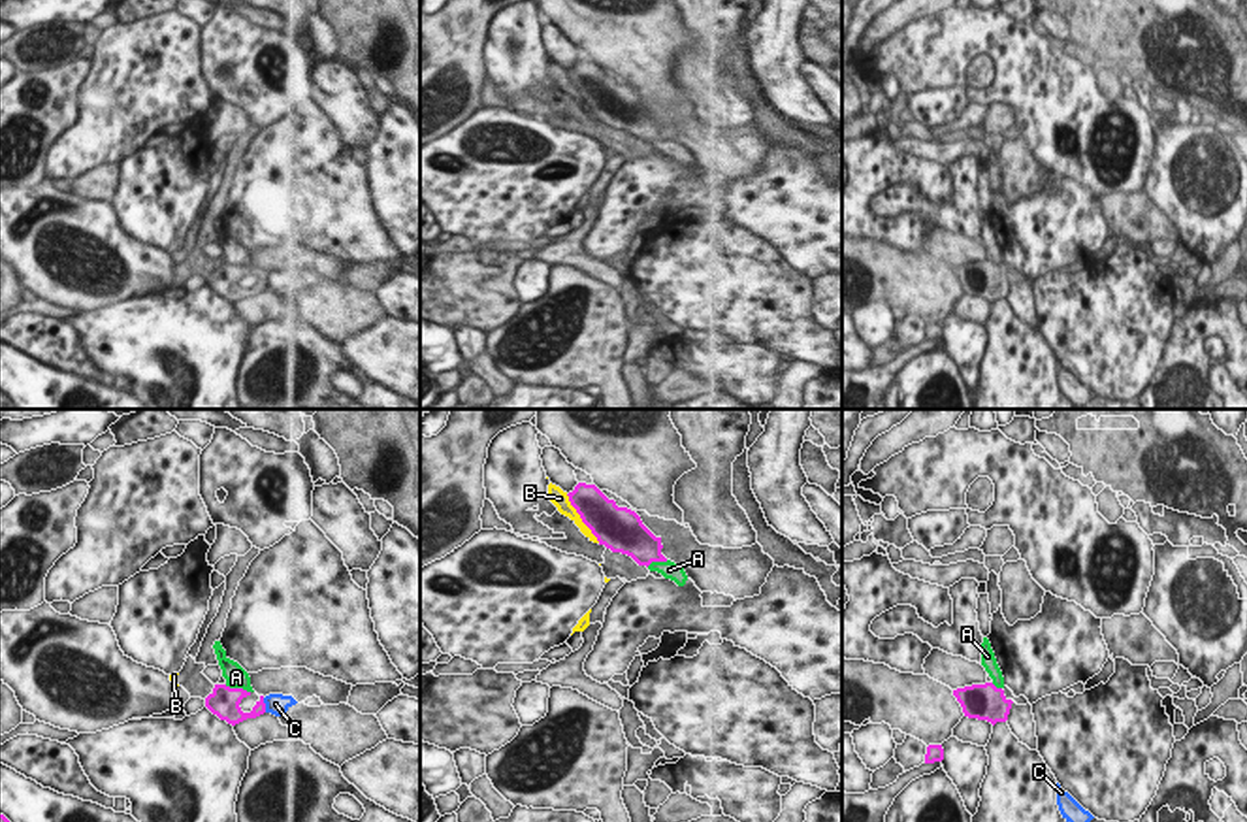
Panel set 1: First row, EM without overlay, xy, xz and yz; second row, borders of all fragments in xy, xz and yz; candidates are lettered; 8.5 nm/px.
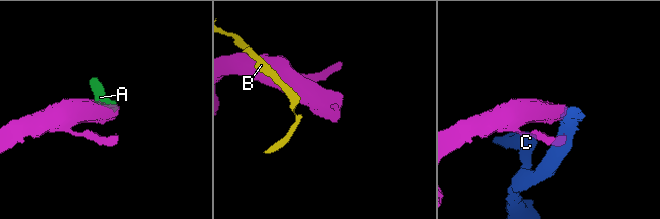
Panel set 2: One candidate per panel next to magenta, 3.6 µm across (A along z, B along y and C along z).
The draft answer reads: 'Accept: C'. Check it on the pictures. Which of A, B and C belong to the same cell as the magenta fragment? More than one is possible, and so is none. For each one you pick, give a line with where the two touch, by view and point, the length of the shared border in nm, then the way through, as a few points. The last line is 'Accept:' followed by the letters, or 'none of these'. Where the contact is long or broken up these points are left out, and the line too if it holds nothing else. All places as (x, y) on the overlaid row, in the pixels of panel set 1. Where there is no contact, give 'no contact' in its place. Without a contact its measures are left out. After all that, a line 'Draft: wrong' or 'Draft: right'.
Accept: none of these
Draft: wrong

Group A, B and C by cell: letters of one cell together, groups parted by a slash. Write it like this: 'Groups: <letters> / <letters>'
Groups: A / B / C

